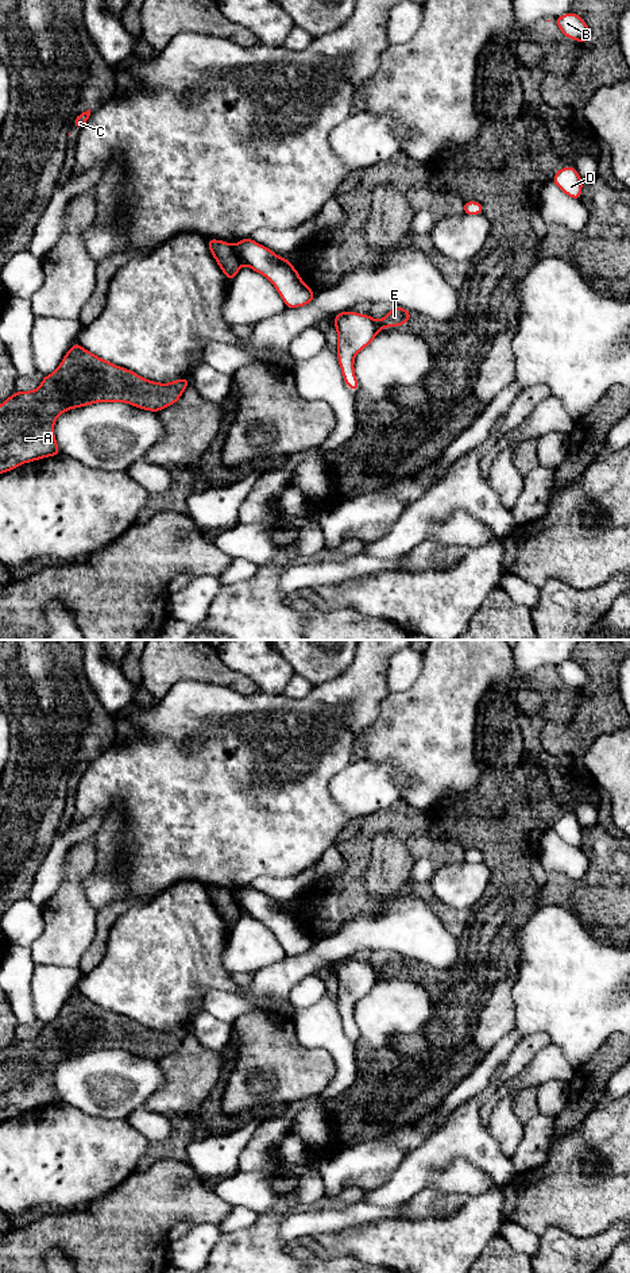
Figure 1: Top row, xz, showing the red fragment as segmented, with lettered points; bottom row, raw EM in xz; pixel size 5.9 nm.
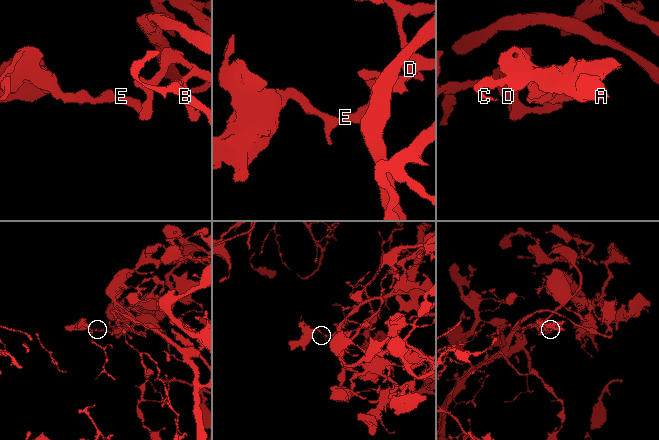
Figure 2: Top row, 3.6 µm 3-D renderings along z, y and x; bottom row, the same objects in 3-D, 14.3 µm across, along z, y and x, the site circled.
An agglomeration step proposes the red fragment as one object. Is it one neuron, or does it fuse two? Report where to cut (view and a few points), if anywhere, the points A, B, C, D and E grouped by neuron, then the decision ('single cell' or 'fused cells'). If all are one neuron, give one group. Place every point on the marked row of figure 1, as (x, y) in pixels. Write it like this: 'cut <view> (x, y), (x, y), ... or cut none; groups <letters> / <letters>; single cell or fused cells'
cut xz (232, 245), (242, 261); groups A C / B D E; fused cells

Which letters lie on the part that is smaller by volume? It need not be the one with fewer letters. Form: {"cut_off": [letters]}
{"cut_off": ["A", "C"]}

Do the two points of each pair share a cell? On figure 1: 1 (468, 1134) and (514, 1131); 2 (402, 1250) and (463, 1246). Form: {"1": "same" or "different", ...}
{"1": "different", "2": "same"}

